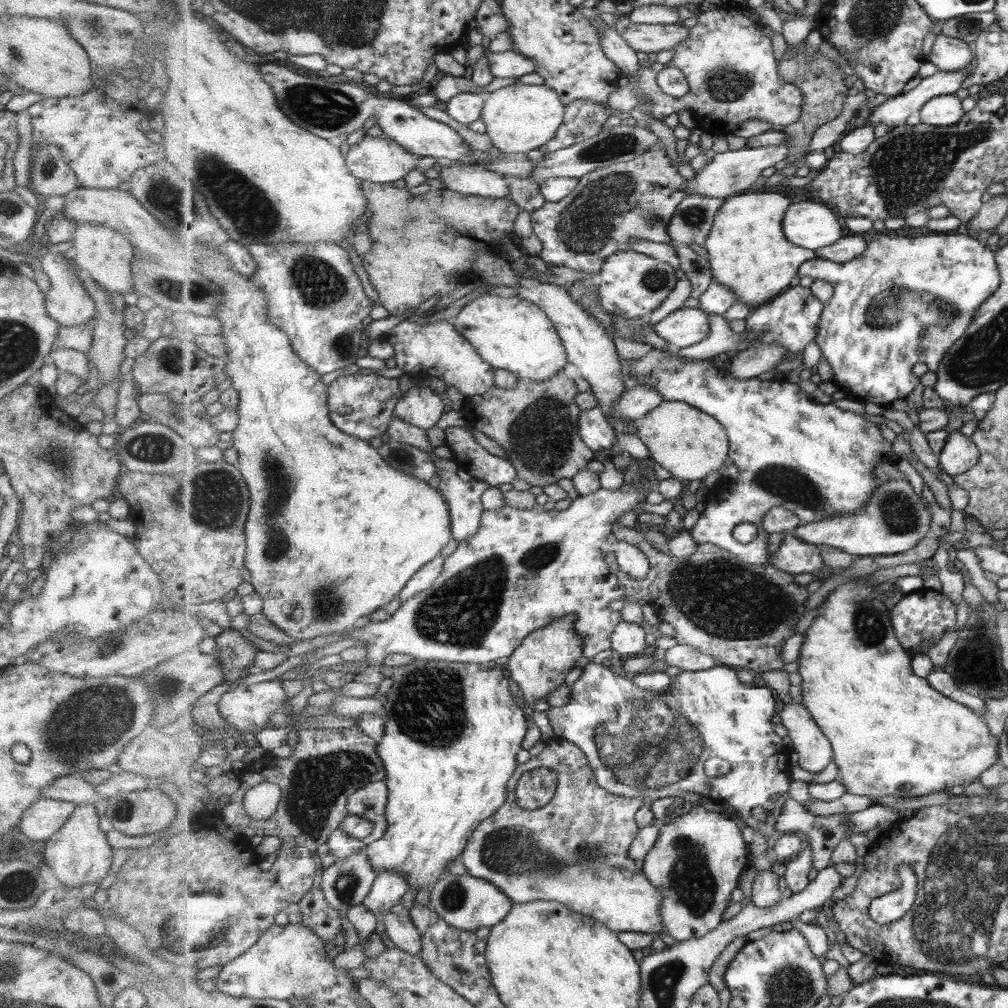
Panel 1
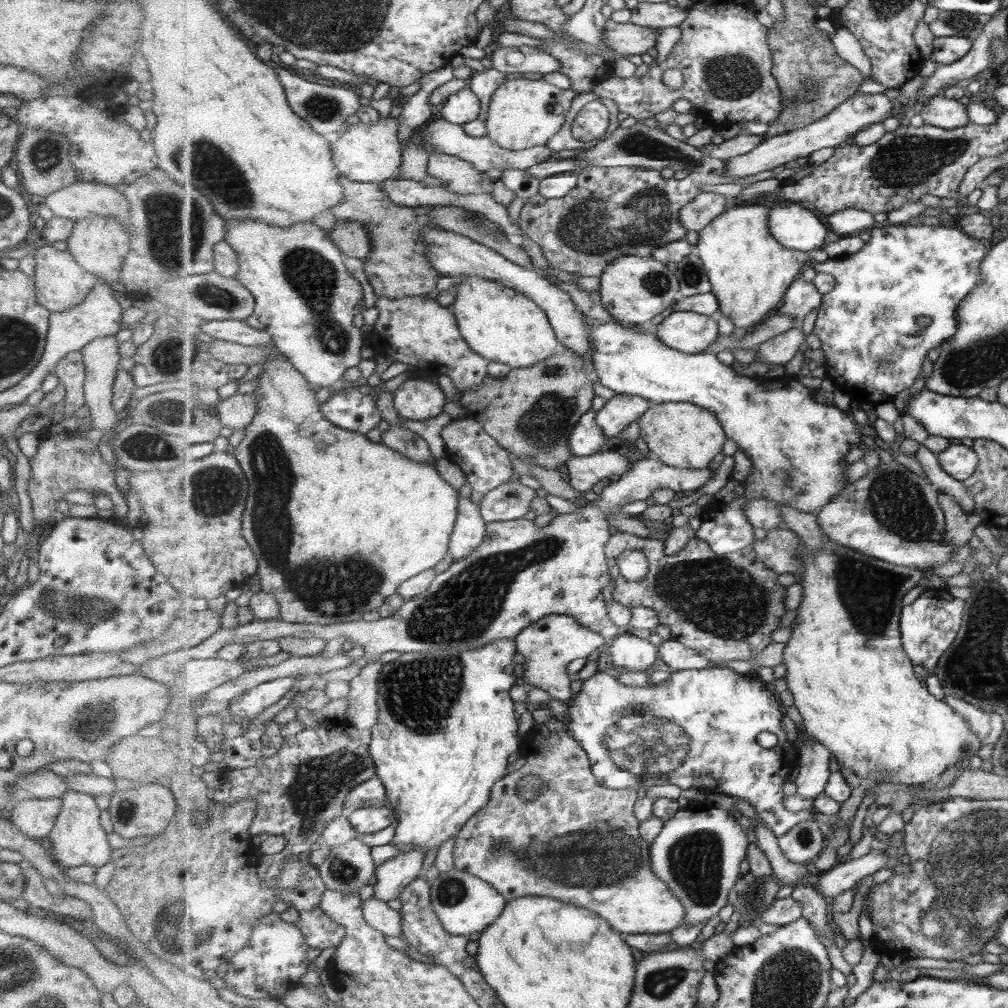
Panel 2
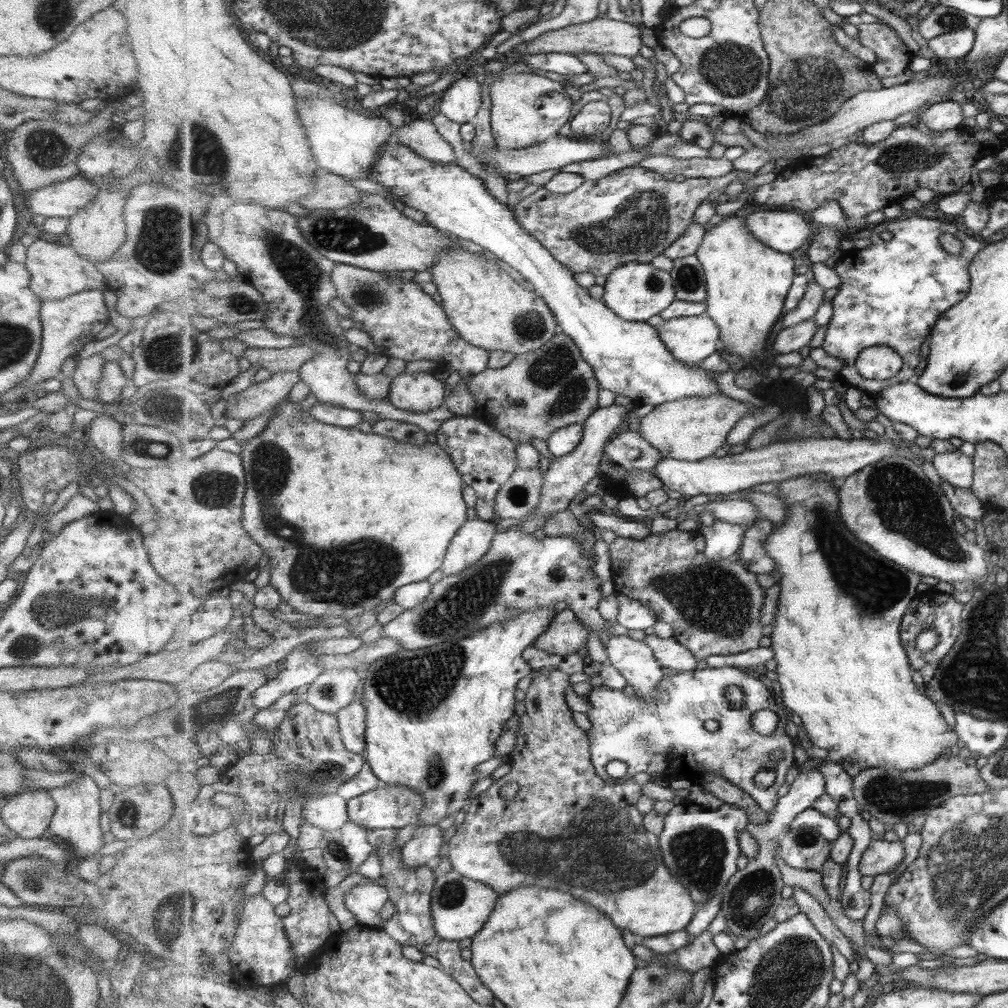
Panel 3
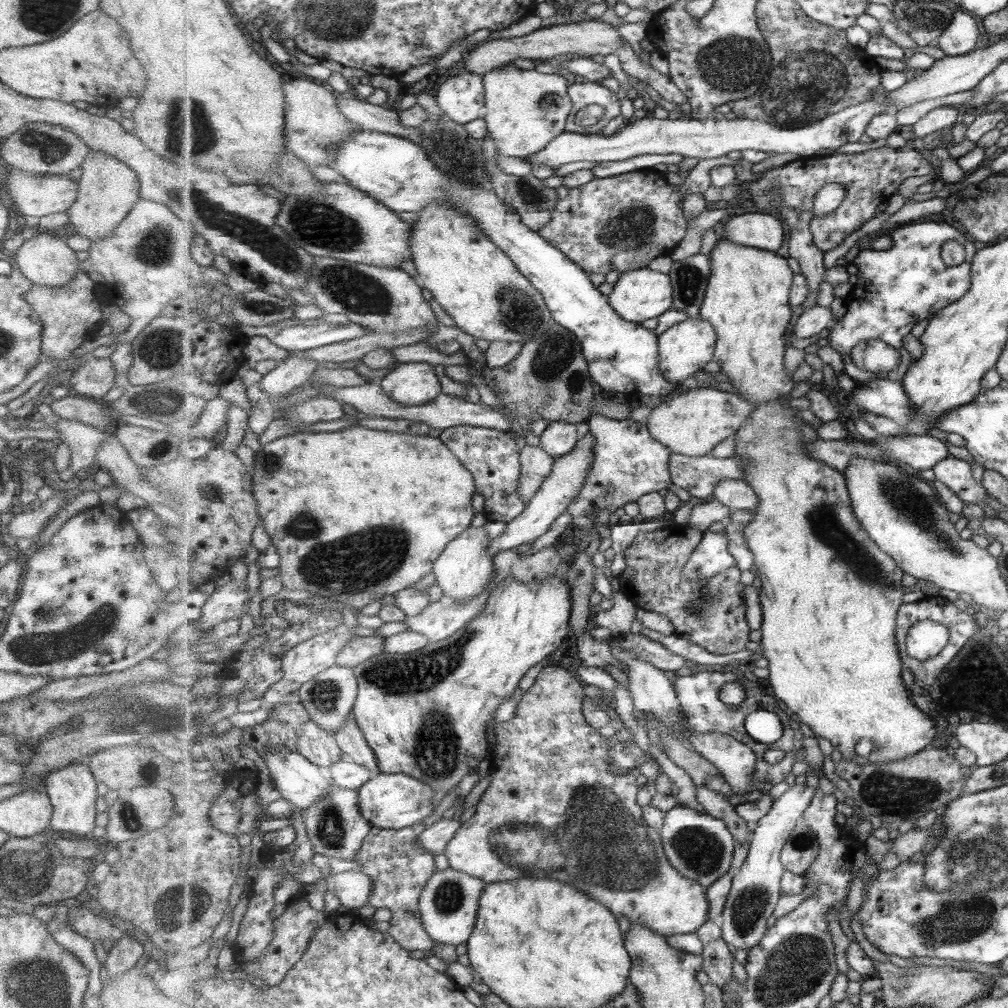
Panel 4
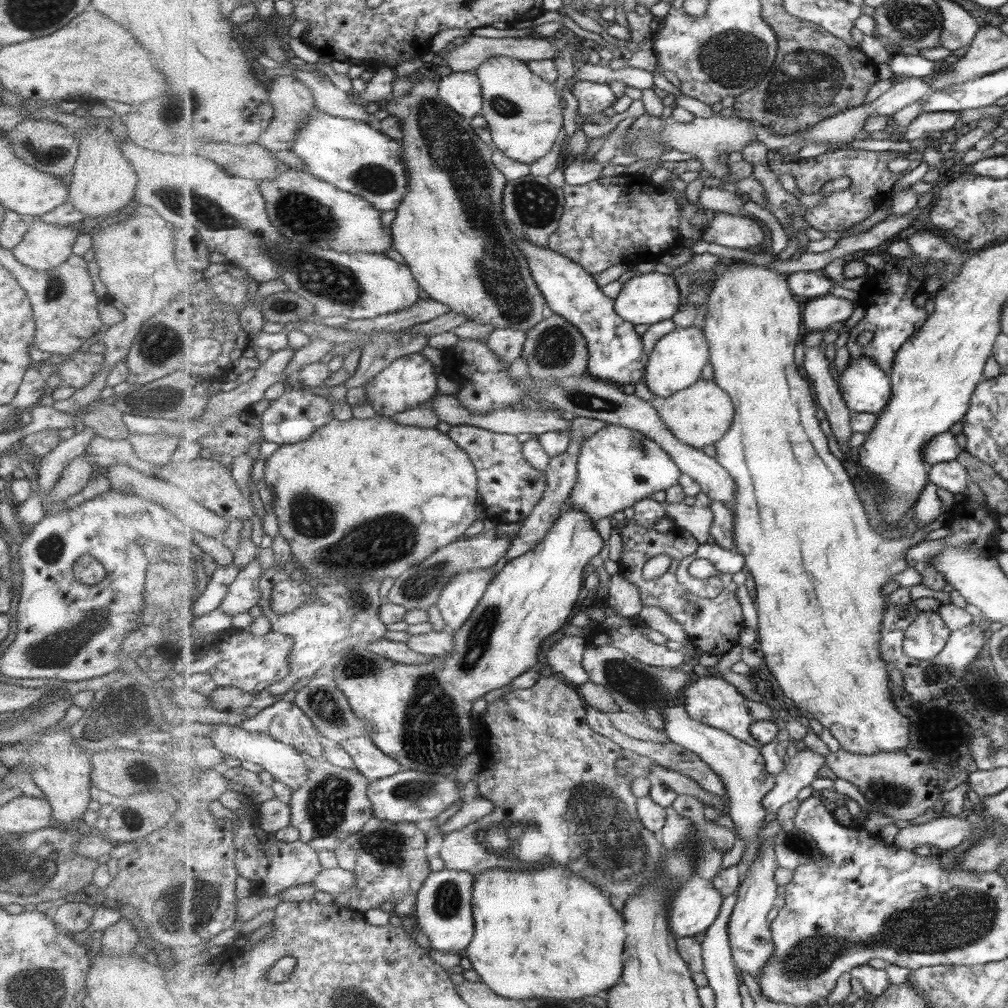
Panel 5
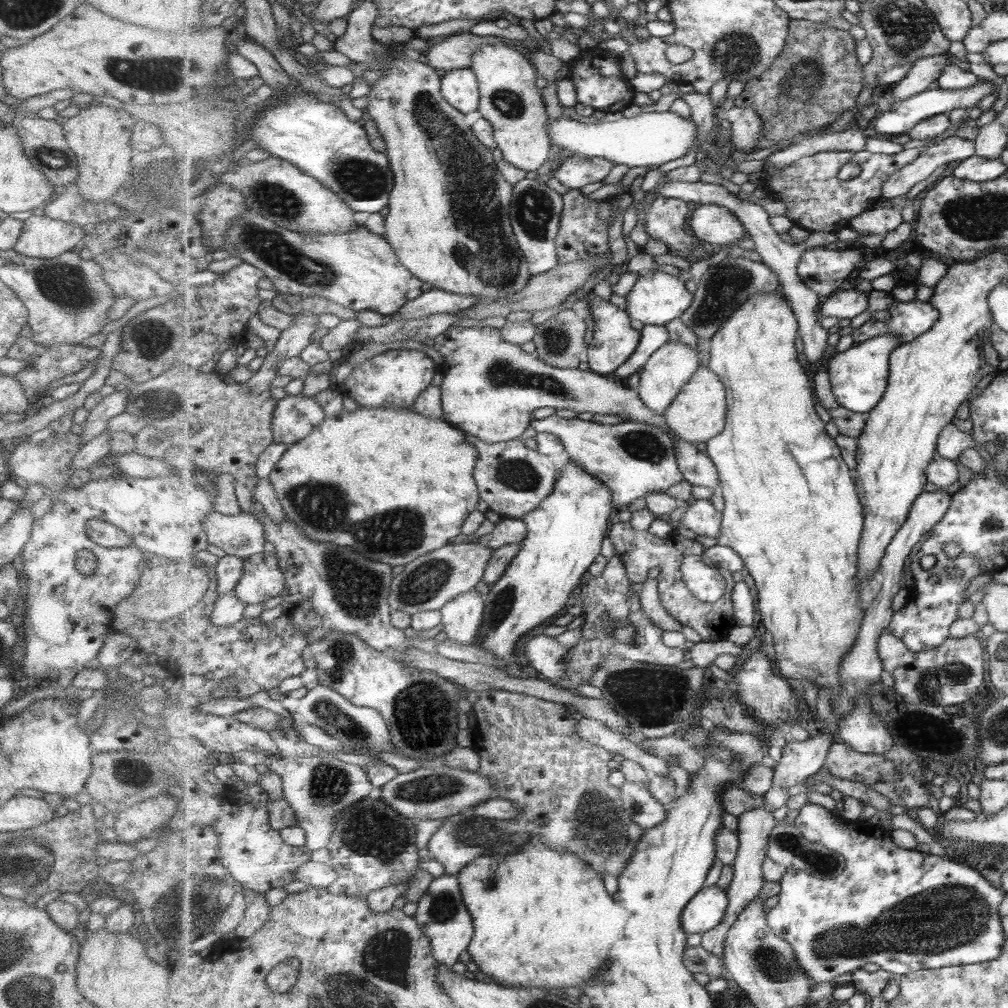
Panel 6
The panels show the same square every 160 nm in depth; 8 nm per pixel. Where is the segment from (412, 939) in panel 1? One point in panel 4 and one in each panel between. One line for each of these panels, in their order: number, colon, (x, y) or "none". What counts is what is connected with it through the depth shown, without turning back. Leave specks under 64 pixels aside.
2: (378, 913)
3: (365, 901)
4: (353, 889)

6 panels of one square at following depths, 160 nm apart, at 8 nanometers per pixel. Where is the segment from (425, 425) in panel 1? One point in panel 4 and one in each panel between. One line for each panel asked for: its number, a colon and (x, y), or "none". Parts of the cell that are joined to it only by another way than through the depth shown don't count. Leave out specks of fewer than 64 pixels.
2: (417, 400)
3: (421, 392)
4: (413, 384)

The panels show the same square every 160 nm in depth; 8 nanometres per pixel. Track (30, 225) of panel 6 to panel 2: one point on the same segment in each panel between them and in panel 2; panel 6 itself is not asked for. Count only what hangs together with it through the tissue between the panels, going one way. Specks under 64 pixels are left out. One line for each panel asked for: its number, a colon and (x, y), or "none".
2: (60, 283)
3: (56, 271)
4: (44, 259)
5: (43, 246)

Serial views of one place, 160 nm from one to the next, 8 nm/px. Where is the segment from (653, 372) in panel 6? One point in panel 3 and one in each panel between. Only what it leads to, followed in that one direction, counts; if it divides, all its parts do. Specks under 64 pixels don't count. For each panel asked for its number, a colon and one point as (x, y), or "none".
3: (691, 339)
4: (685, 348)
5: (677, 362)

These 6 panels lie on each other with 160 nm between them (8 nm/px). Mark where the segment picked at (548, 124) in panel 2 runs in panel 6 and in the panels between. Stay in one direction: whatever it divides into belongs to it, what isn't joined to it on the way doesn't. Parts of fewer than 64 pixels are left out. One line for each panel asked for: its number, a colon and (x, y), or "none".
3: (527, 109)
4: (527, 109)
5: (524, 111)
6: (510, 100)

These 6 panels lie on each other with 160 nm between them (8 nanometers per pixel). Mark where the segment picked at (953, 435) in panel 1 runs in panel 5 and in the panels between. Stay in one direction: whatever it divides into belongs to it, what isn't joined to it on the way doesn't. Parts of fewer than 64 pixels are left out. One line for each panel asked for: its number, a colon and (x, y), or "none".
2: (961, 461)
3: (954, 467)
4: (956, 474)
5: (953, 476)

